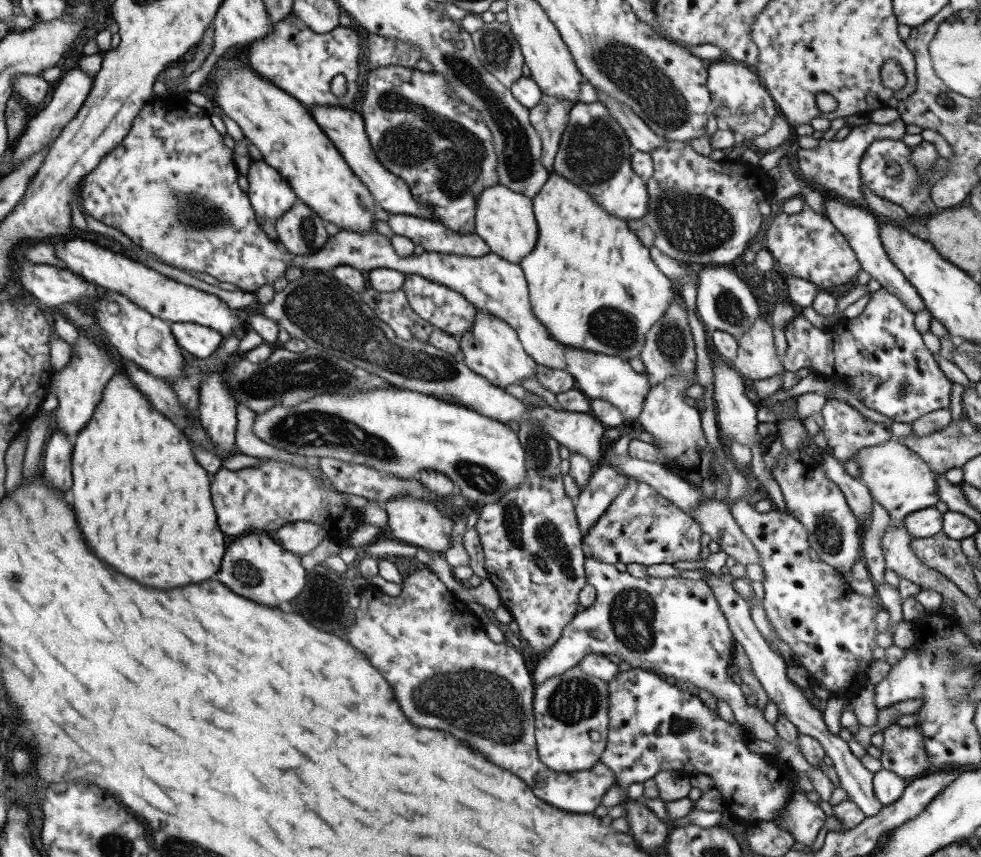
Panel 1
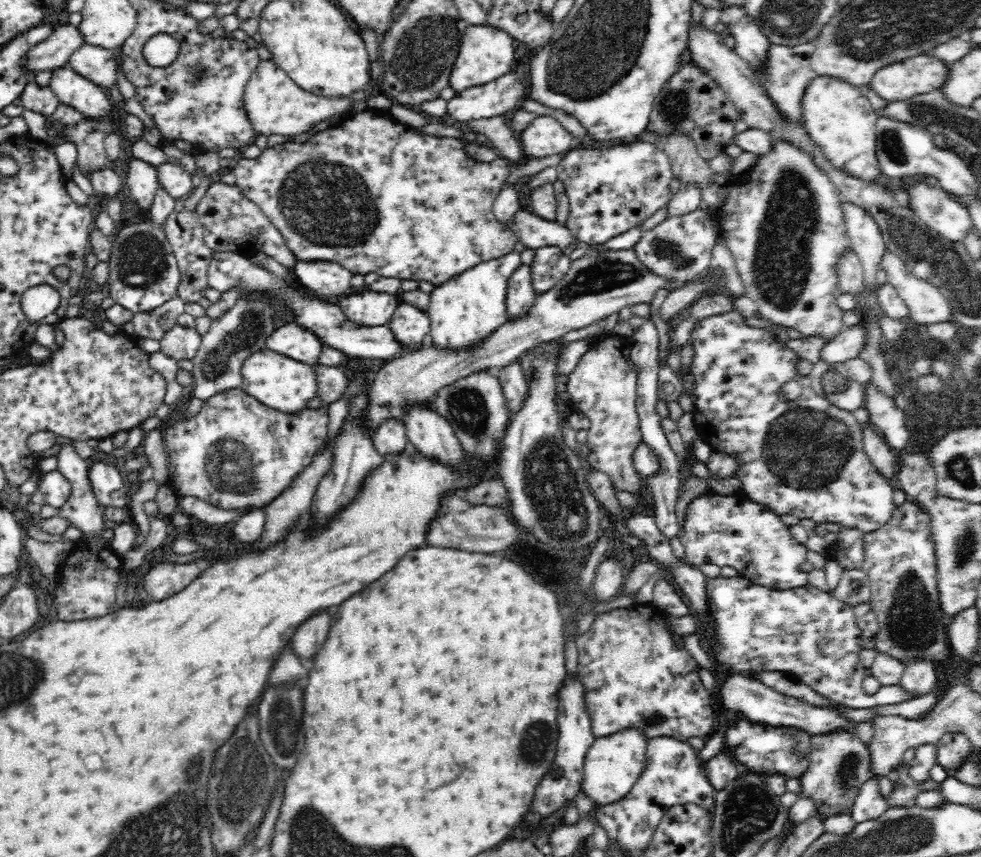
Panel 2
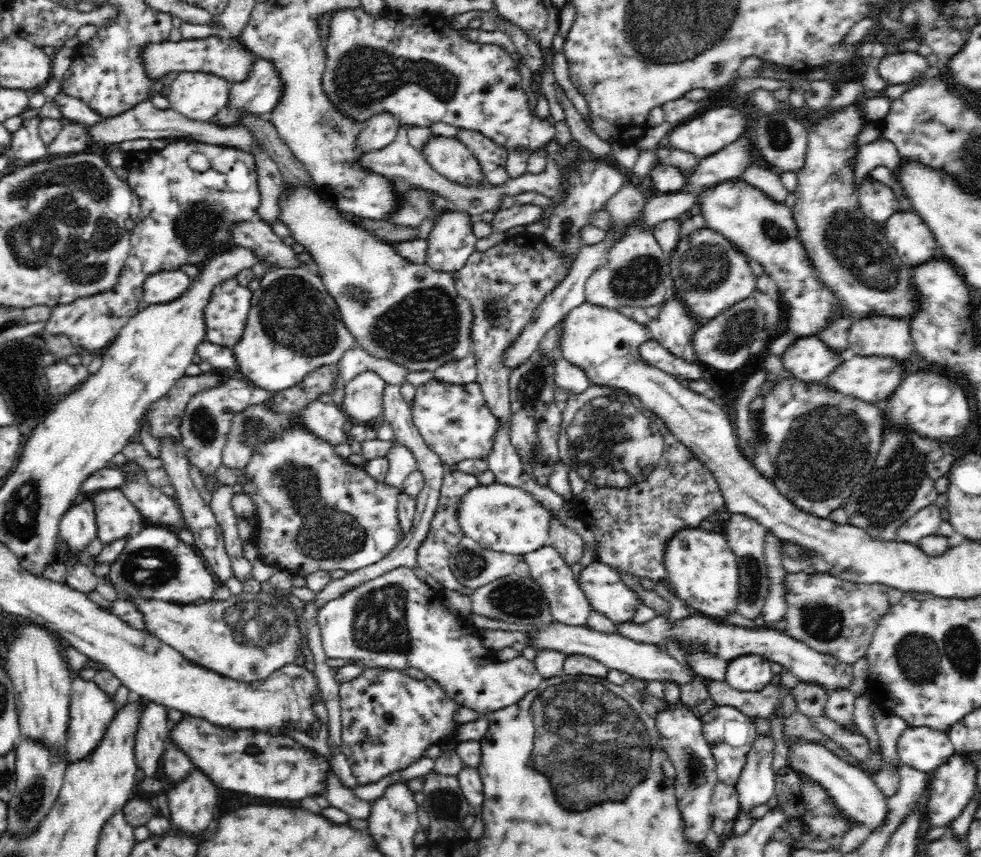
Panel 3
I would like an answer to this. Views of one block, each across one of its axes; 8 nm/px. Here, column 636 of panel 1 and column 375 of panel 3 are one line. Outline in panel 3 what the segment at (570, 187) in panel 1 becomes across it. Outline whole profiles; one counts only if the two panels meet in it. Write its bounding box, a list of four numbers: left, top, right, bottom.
[280,187,474,371]

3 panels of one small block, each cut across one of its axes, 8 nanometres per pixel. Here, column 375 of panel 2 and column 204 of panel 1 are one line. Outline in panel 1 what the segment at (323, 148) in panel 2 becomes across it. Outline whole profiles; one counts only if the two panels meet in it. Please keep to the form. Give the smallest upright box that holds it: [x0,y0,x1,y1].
[78,94,651,420]

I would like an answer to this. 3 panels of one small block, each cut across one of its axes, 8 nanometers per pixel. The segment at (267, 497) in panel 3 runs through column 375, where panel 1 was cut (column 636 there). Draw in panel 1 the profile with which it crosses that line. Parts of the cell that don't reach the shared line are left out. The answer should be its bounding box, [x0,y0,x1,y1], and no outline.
[582,477,702,567]

